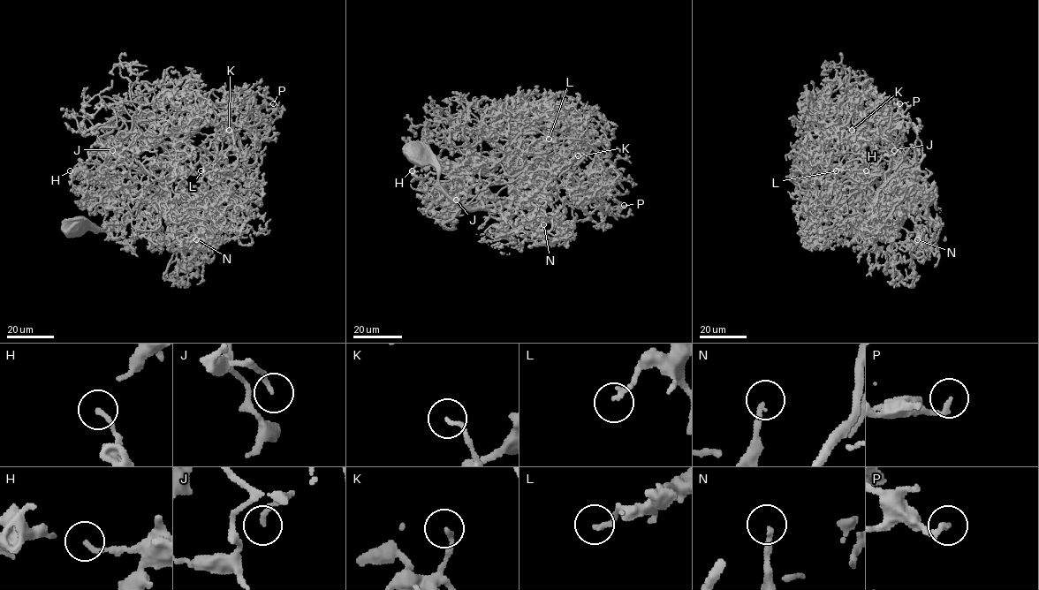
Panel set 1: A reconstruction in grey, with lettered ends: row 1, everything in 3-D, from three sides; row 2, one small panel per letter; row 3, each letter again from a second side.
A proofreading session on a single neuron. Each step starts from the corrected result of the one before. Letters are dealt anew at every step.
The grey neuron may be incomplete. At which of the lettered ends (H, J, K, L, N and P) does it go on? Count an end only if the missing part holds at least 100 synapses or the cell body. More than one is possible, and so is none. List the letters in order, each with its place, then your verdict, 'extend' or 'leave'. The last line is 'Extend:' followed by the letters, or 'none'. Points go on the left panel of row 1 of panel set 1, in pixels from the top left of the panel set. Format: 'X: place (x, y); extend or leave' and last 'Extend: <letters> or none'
H: place (70, 170); leave
J: place (112, 150); leave
K: place (229, 130); leave
L: place (200, 170); leave
N: place (196, 239); extend
P: place (273, 103); leave
Extend: N

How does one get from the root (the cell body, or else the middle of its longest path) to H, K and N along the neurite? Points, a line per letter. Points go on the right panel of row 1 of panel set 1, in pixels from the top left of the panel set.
H: (851, 228), (896, 229), (903, 220), (893, 186), (878, 174), (858, 177), (860, 168), (868, 195), (866, 170)
K: (851, 228), (896, 229), (903, 220), (872, 143), (858, 135), (853, 100), (853, 123), (861, 128), (852, 130)
N: (851, 228), (896, 229), (903, 220), (898, 191), (898, 200), (883, 203), (881, 224), (902, 250), (917, 239)

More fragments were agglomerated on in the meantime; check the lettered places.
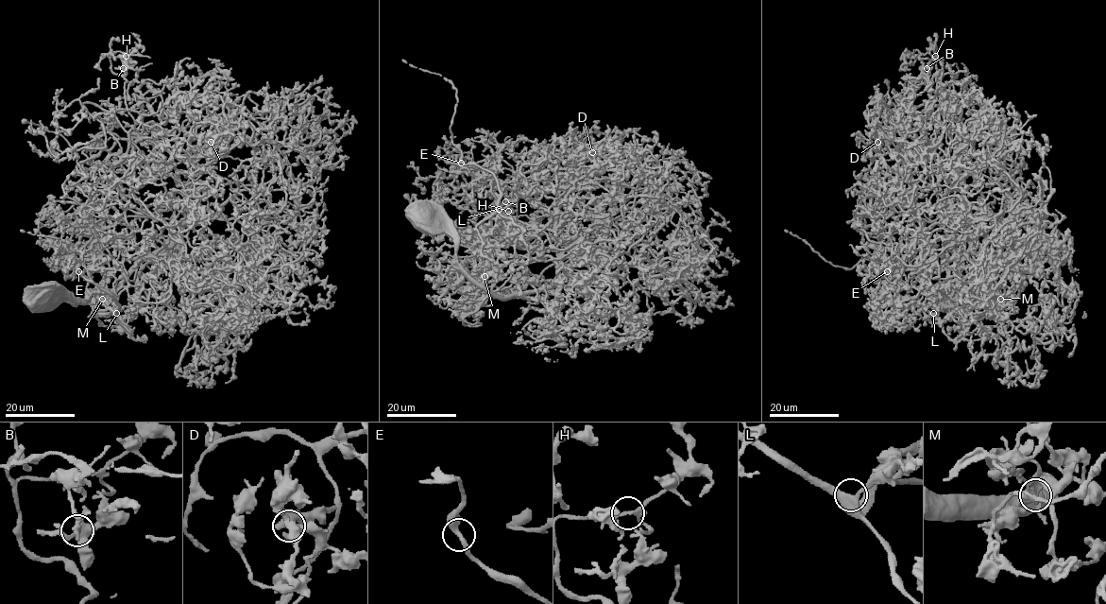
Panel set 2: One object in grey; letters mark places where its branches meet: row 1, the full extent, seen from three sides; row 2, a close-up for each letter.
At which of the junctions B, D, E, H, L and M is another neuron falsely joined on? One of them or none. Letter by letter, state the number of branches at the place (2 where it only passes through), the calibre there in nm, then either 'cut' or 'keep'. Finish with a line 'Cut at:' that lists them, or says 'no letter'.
B: branches 3; calibre 280 nm; keep
D: branches 3; calibre 360 nm; keep
E: branches 2; calibre 360 nm; keep
H: branches 3; calibre 200 nm; keep
L: branches 3; calibre 420 nm; keep
M: branches 3; calibre 280 nm; cut
Cut at: M

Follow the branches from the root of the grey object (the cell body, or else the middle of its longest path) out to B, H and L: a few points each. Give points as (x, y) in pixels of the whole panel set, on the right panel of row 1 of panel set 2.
B: (944, 298), (1011, 301), (1021, 266), (995, 223), (954, 223), (944, 207), (907, 113), (938, 58), (927, 68)
H: (944, 298), (1011, 301), (1021, 278), (995, 223), (951, 219), (908, 118), (935, 56)
L: (944, 298), (1008, 301), (985, 290), (969, 302), (945, 302), (933, 313)

